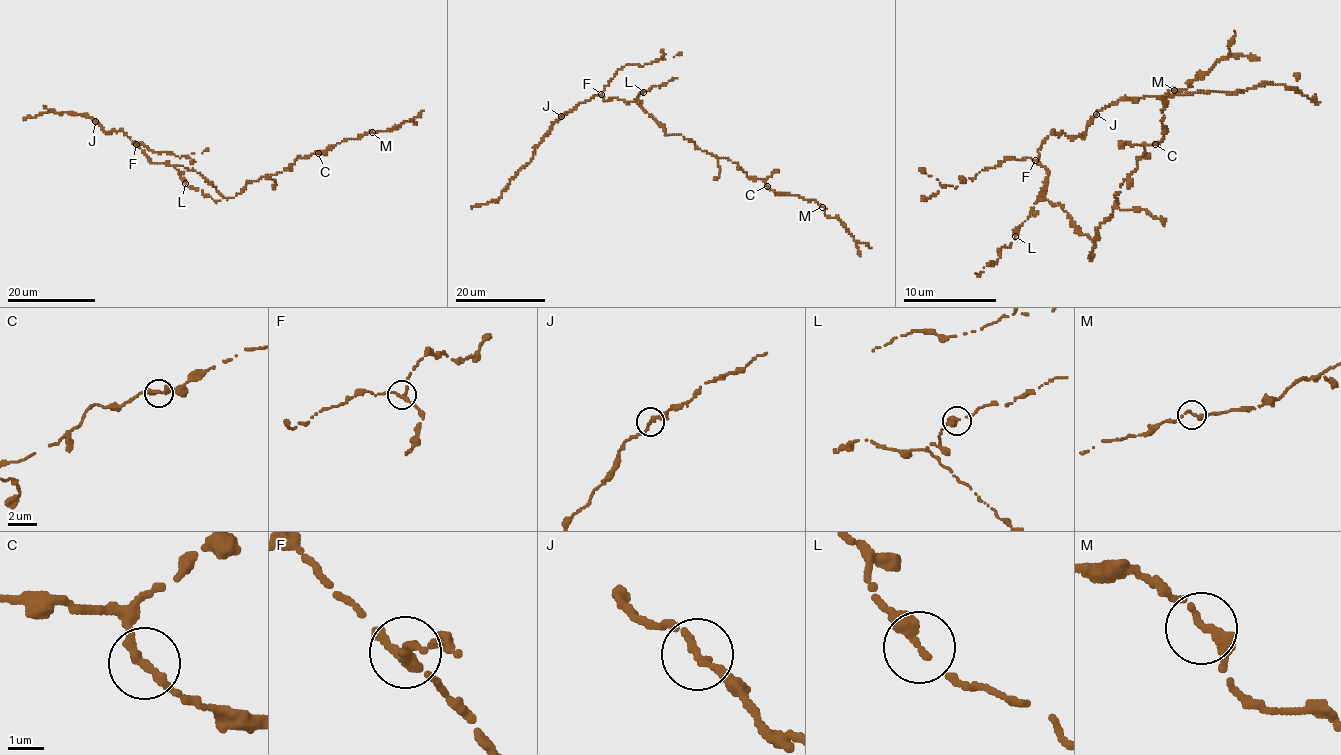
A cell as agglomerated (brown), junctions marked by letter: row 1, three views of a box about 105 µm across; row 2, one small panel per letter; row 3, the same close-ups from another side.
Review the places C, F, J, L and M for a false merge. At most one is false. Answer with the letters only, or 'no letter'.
no letter

